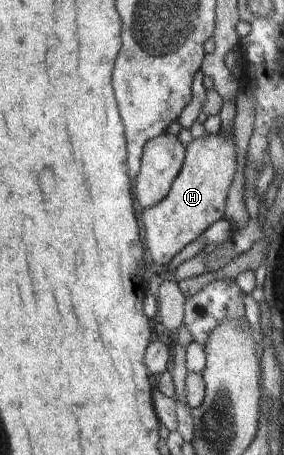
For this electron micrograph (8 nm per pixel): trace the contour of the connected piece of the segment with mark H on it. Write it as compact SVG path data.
M221 132L191 141L181 171L165 199L144 209L141 215L145 228L144 243L155 265L165 268L184 247L213 223L225 218L228 191L237 167L235 144L234 137L225 137Z

